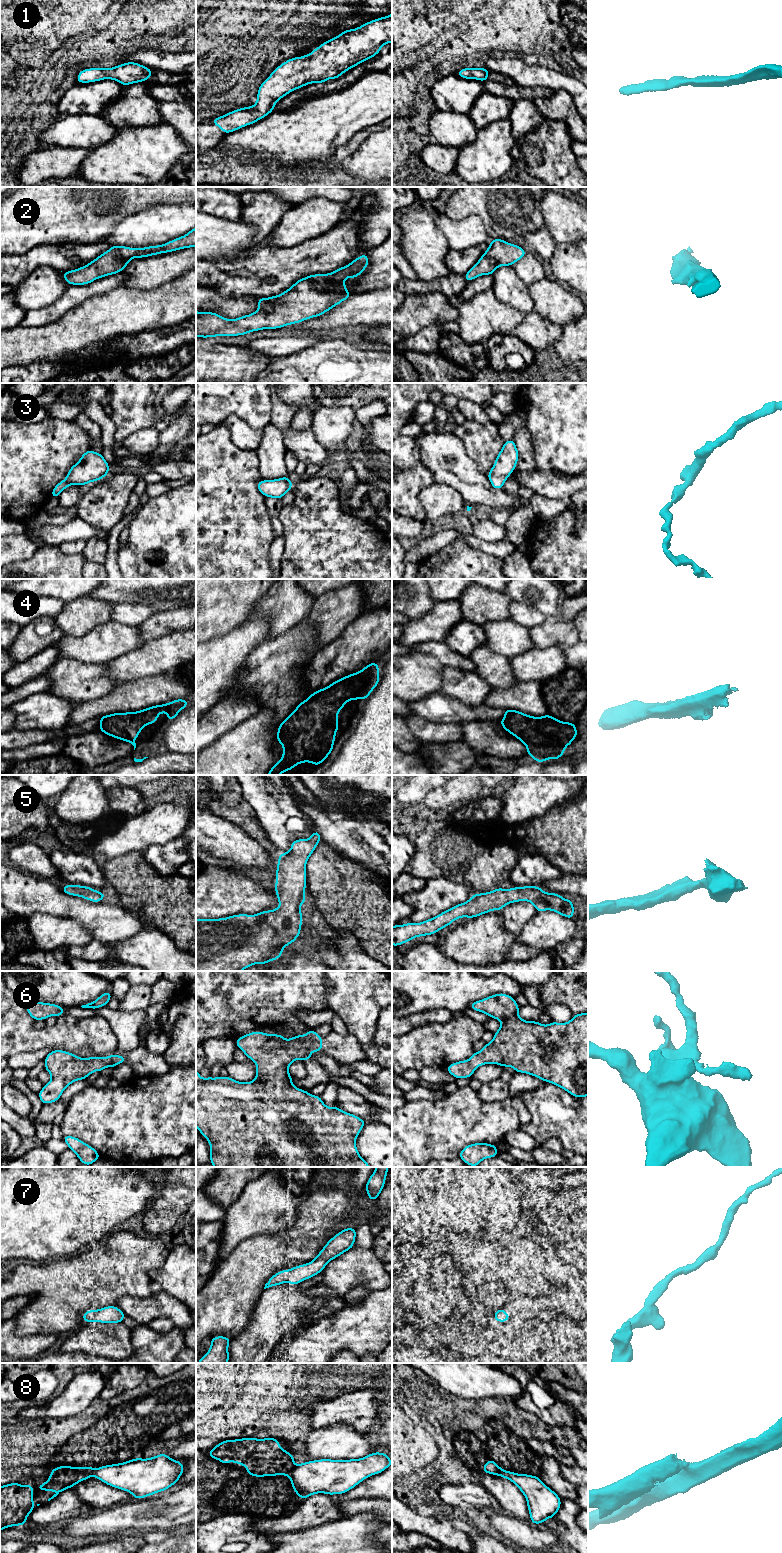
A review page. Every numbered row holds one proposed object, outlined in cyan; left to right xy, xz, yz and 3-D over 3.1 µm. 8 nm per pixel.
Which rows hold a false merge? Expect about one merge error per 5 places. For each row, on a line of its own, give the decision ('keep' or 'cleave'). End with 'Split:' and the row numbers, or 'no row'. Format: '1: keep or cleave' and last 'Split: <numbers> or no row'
1: keep
2: keep
3: keep
4: keep
5: keep
6: keep
7: keep
8: cleave
Split: 8

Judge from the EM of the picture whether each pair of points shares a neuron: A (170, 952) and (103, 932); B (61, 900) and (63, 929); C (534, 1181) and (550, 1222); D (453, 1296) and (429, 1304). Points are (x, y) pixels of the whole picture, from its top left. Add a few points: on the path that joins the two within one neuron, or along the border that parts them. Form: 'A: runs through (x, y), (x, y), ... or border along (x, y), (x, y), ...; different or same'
A: border along (147, 926), (124, 940), (114, 941), (110, 944); different
B: border along (39, 912), (69, 917), (84, 925); different
C: runs through (539, 1191), (539, 1198), (545, 1212); same
D: border along (436, 1285), (450, 1304), (450, 1321); different

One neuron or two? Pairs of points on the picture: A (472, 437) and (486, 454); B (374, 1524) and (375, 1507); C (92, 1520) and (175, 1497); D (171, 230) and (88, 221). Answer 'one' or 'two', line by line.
A: one
B: two
C: one
D: two

